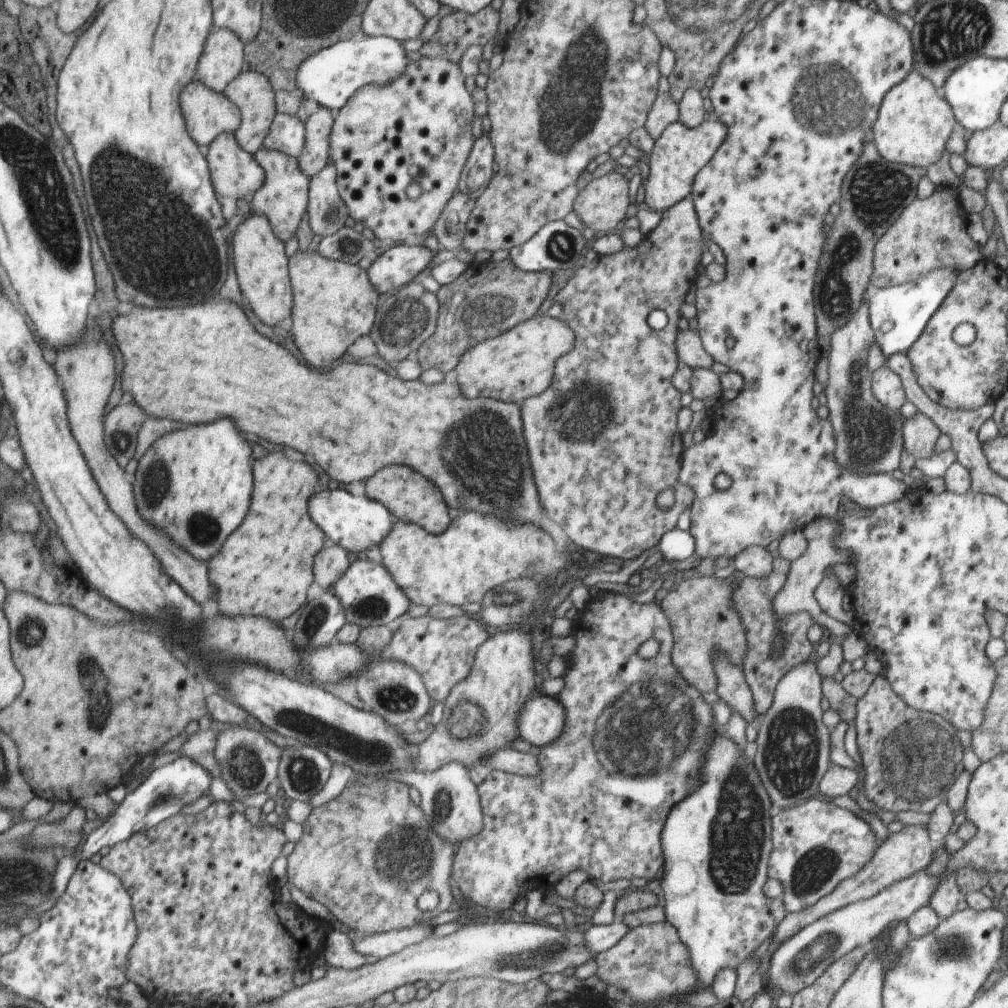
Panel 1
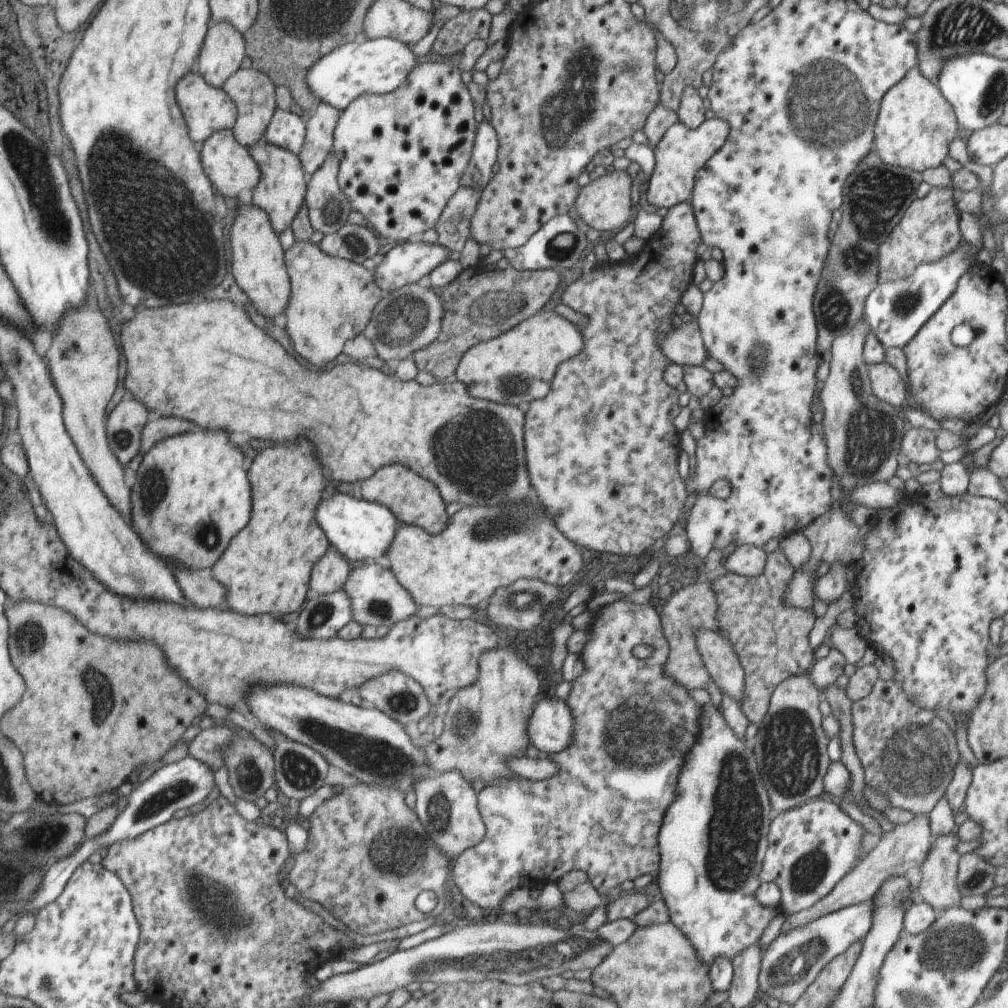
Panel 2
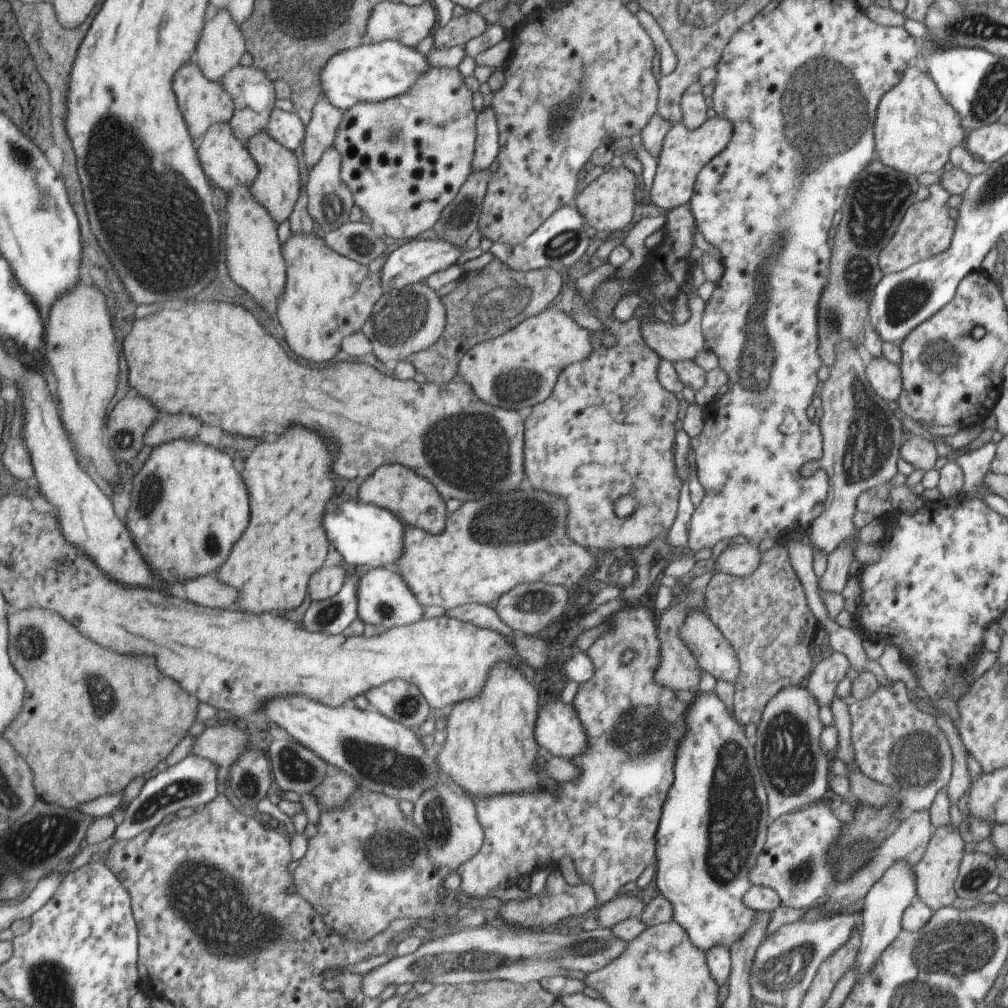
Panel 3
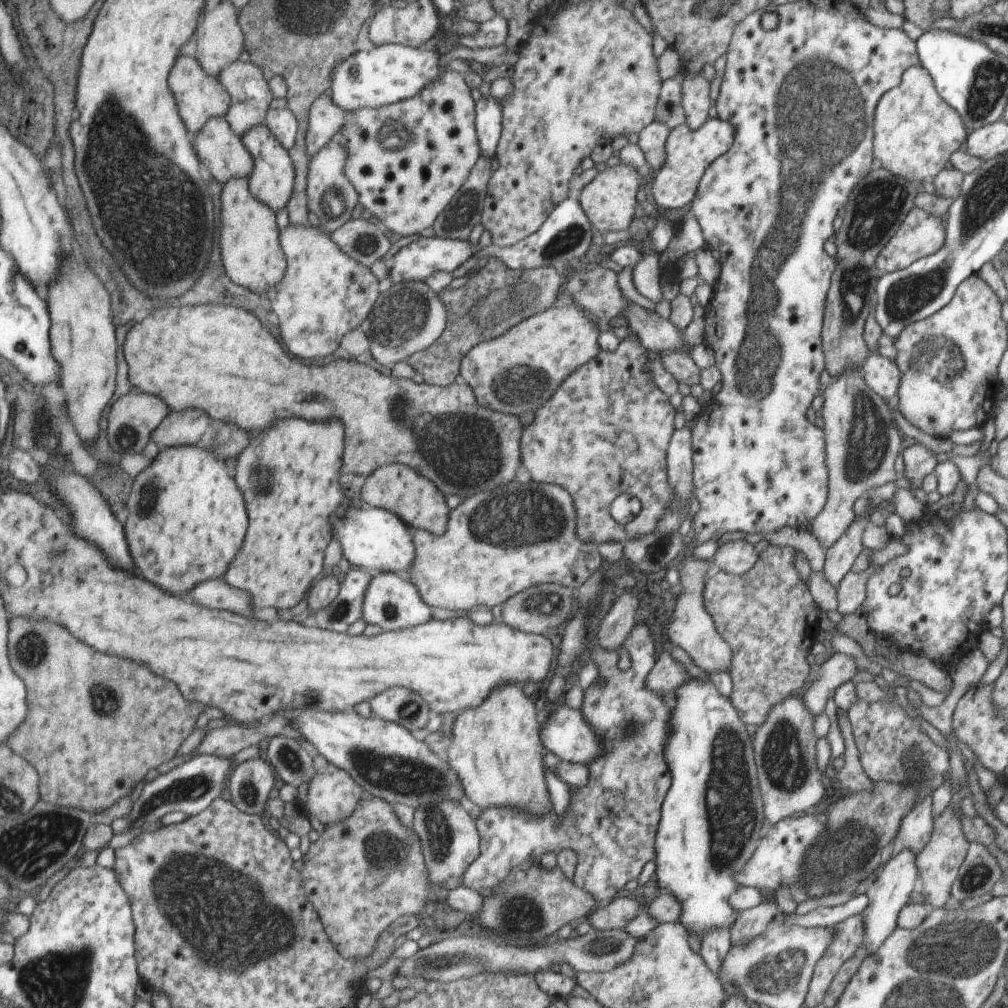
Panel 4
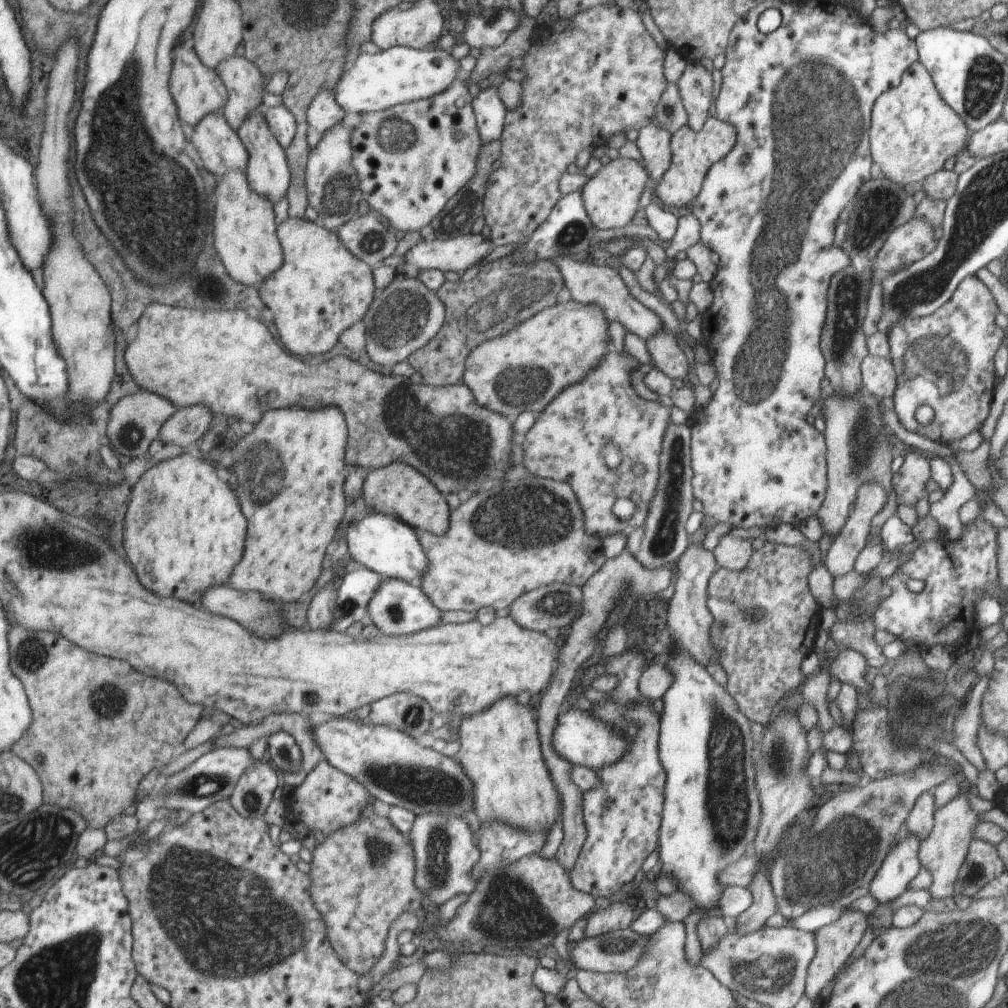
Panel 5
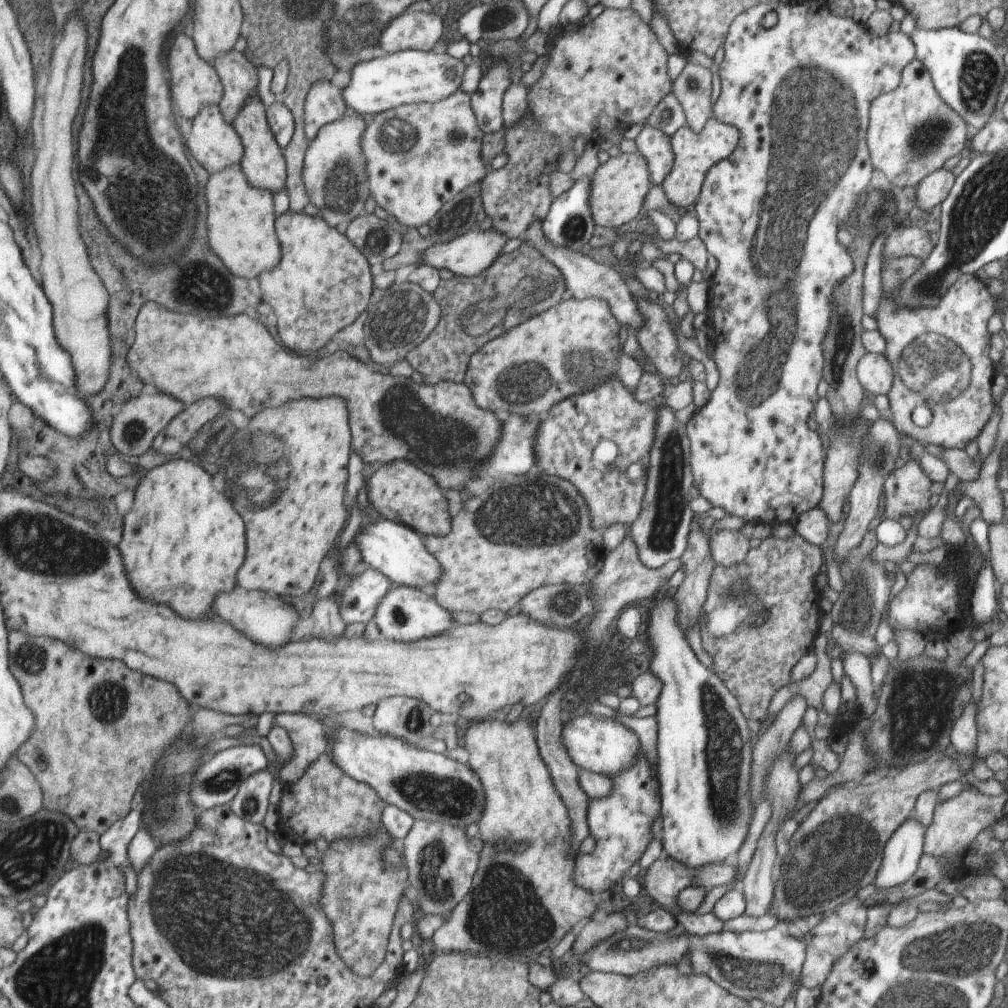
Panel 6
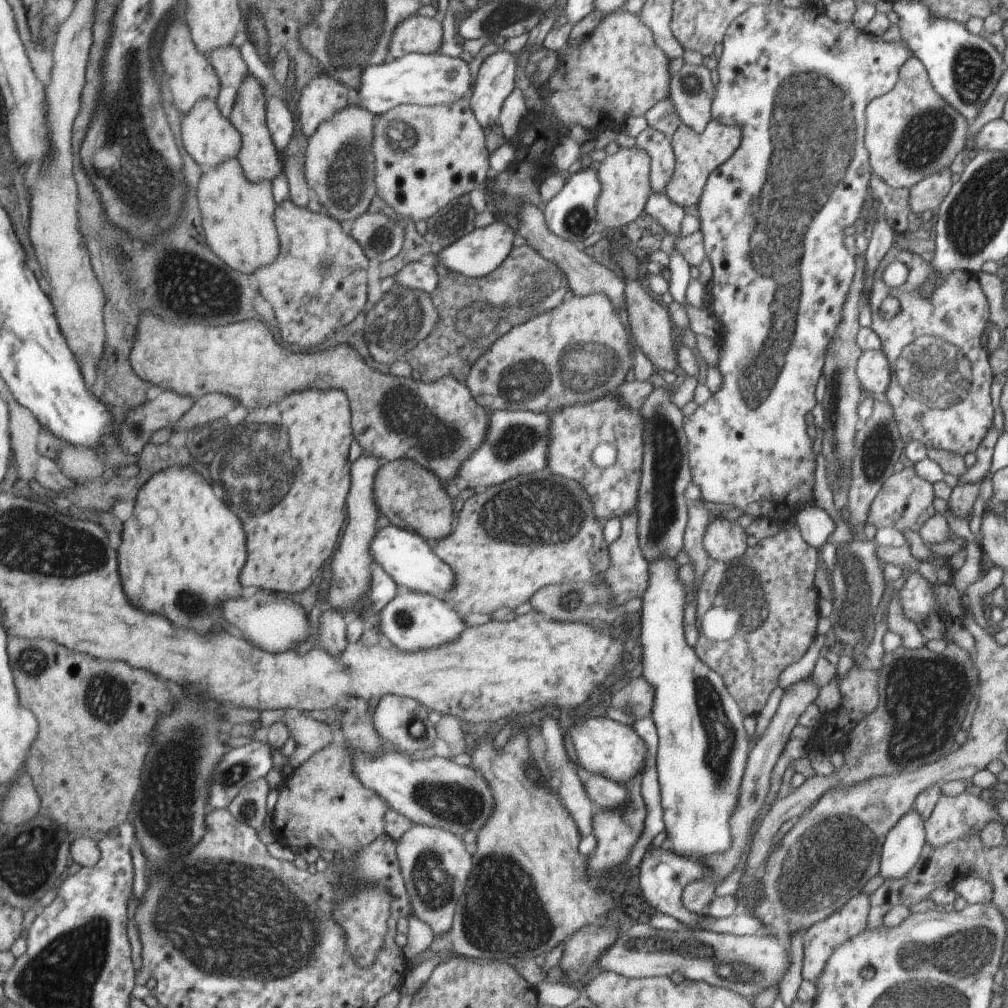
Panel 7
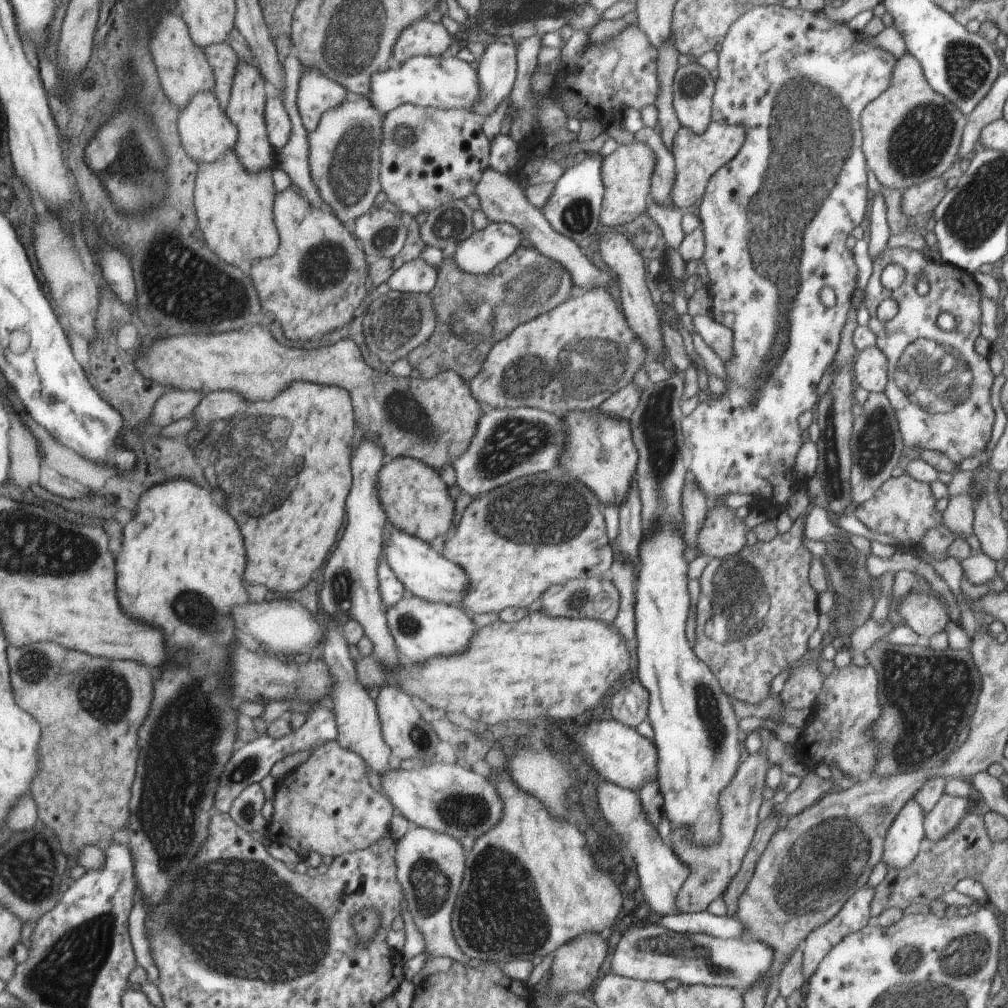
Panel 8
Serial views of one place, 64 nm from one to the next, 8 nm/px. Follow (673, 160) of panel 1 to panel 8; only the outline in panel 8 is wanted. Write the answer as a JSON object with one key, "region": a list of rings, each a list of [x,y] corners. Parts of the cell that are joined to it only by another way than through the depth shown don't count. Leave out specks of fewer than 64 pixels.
{"region":[[[712,121],[704,134],[694,134],[693,130],[680,127],[673,140],[672,151],[675,160],[675,181],[672,186],[672,203],[680,210],[694,206],[706,192],[710,178],[728,164],[744,144],[746,138],[745,128]]]}

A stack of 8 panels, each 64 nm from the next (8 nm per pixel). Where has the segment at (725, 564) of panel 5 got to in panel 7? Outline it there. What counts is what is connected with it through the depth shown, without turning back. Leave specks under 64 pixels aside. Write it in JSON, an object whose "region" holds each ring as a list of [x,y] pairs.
{"region":[[[719,517],[708,524],[702,544],[704,544],[709,558],[728,564],[744,556],[746,548],[748,548],[746,534],[738,526],[738,522]]]}

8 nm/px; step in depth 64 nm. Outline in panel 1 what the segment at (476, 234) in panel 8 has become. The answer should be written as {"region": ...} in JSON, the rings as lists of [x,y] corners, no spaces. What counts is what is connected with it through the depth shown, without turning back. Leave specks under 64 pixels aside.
{"region":[[[395,245],[374,260],[368,268],[369,278],[383,296],[390,294],[393,289],[416,280],[416,276],[429,266],[435,254],[425,246]]]}

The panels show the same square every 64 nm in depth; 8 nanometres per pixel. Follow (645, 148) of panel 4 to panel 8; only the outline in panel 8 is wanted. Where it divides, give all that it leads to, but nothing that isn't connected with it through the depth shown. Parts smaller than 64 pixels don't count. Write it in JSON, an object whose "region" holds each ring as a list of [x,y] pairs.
{"region":[[[643,126],[638,130],[634,134],[634,140],[648,144],[657,154],[657,172],[653,177],[654,204],[674,207],[672,203],[672,186],[675,181],[673,152],[668,150],[658,131],[650,126]]]}

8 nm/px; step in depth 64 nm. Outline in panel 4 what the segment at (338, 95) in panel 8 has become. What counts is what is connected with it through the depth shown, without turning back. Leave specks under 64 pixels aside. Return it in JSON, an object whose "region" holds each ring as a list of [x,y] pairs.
{"region":[[[332,90],[324,93],[312,106],[310,112],[310,130],[307,136],[311,158],[318,156],[321,150],[342,133],[346,124],[347,110],[334,102]]]}

